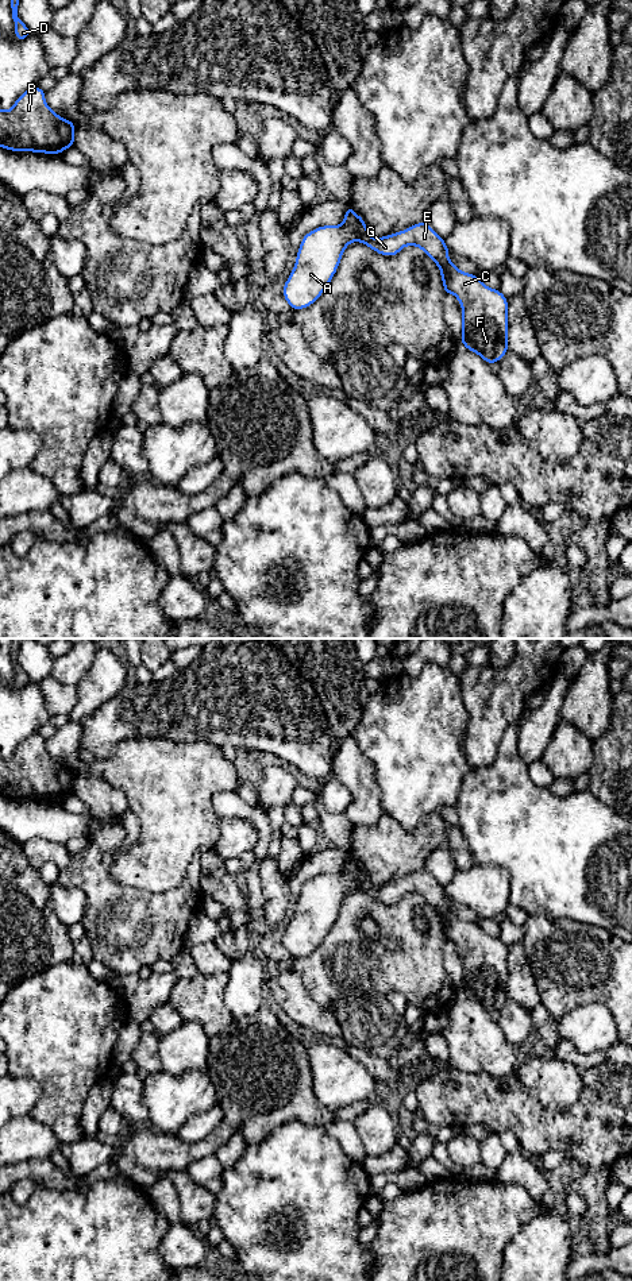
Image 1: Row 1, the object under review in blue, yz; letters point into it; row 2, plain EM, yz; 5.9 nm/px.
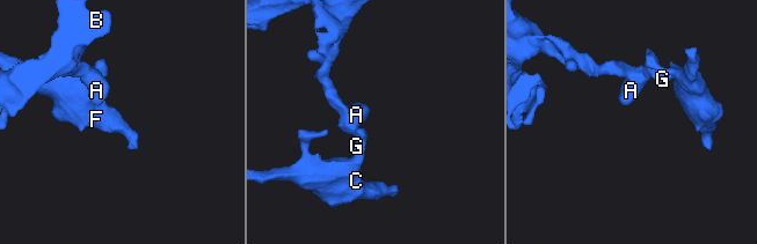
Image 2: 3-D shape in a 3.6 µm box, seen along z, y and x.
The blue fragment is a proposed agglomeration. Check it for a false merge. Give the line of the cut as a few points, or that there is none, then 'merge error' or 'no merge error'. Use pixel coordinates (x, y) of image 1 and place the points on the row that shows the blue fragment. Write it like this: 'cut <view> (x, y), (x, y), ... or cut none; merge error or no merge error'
cut yz (345, 219), (358, 239); merge error

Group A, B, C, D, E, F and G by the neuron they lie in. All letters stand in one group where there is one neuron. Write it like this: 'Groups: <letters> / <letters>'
Groups: A B D / C E F G

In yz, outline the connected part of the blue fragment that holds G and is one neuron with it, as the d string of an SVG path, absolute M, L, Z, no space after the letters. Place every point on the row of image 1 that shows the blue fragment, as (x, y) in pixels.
M347 205L344 220L358 242L377 254L394 256L405 246L416 246L438 265L444 294L454 294L462 306L460 343L488 364L500 362L508 350L508 298L486 286L475 274L460 271L448 259L448 247L424 220L404 231L374 239L365 220Z

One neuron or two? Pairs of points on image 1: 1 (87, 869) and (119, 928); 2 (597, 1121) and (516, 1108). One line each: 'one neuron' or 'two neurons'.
1: one neuron
2: one neuron

